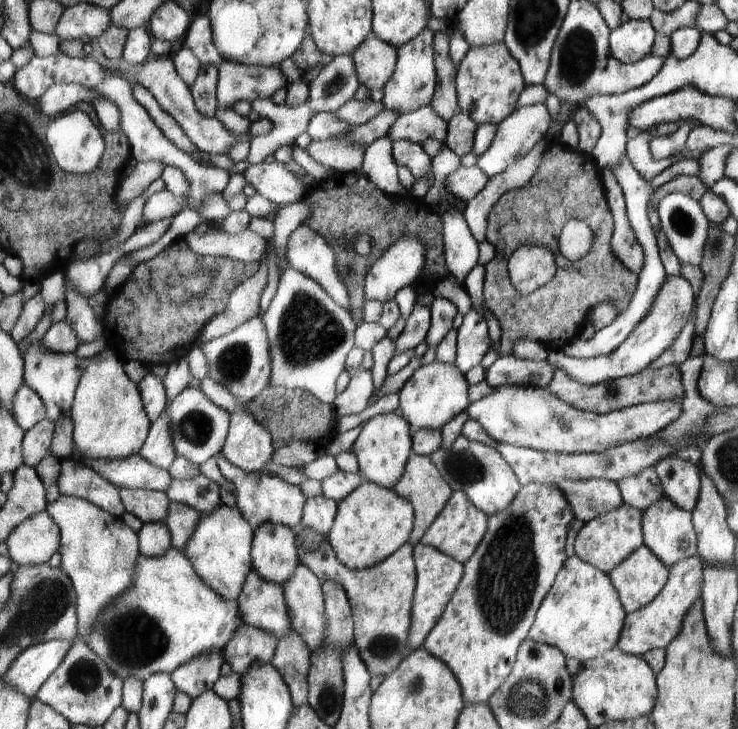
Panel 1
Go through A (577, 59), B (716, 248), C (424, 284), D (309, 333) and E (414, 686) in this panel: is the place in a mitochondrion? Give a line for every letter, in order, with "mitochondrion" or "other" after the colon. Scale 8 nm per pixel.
A: mitochondrion
B: mitochondrion
C: other
D: mitochondrion
E: mitochondrion

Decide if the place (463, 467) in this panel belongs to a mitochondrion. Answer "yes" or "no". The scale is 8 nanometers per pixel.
yes

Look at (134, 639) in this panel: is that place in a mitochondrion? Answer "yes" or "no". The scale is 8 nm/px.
yes

